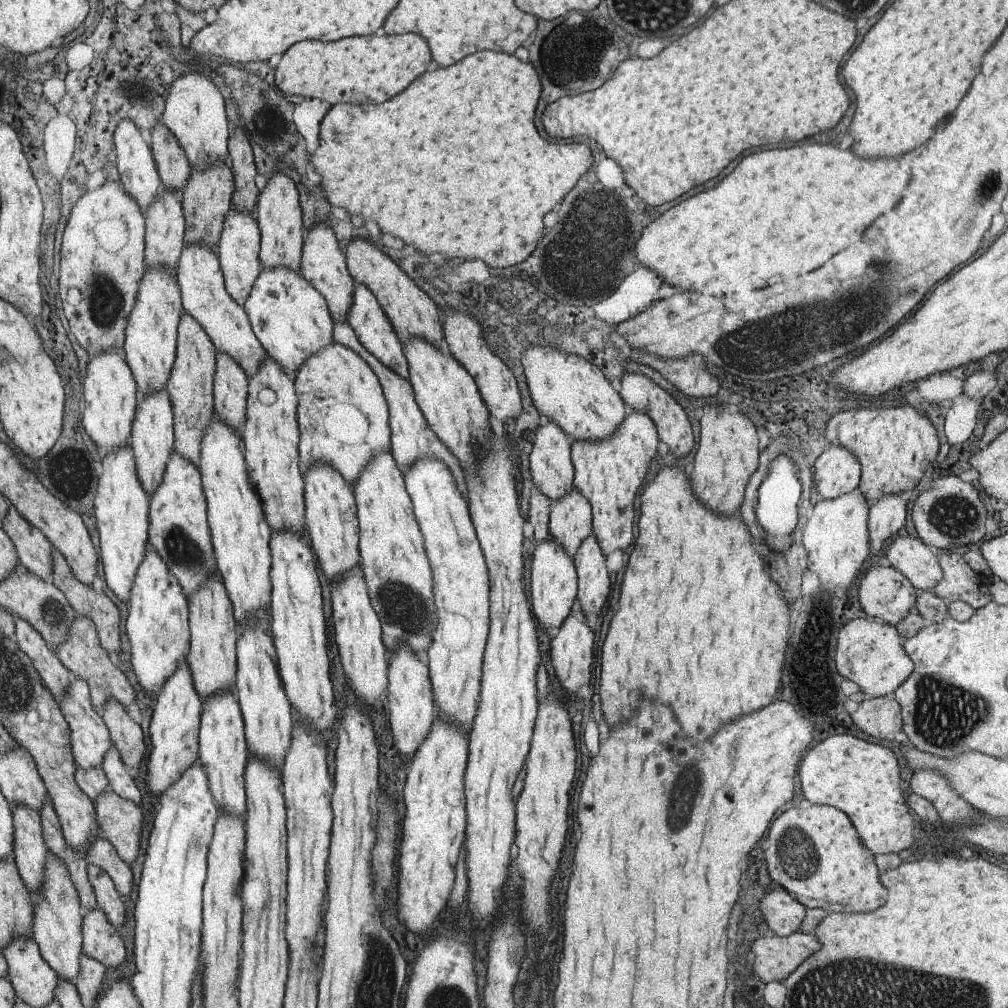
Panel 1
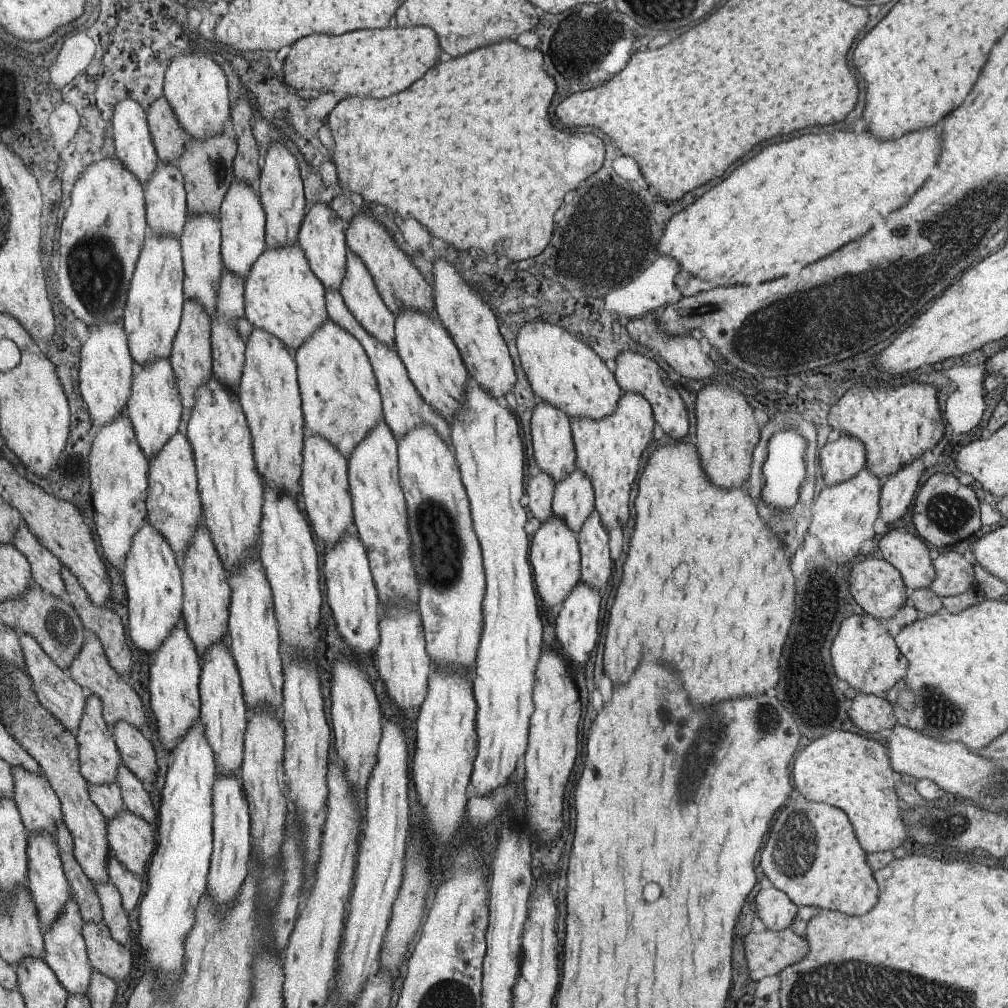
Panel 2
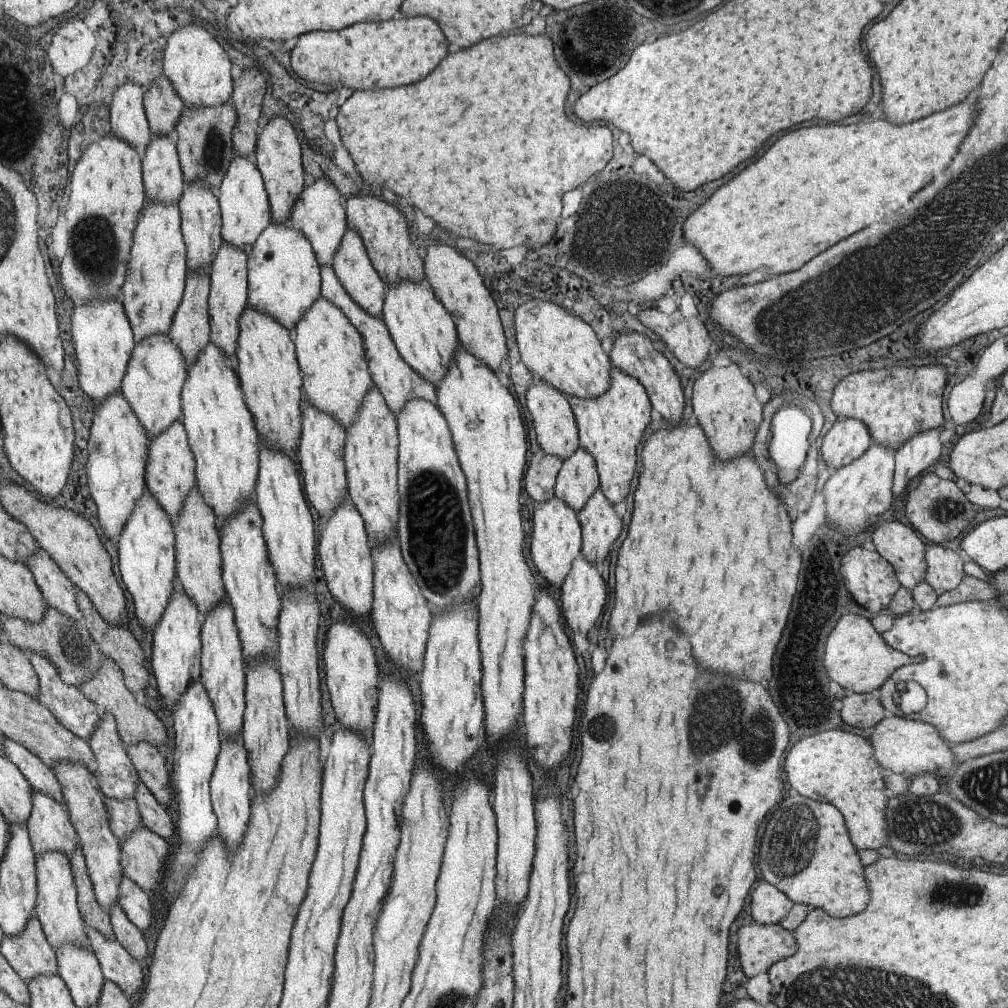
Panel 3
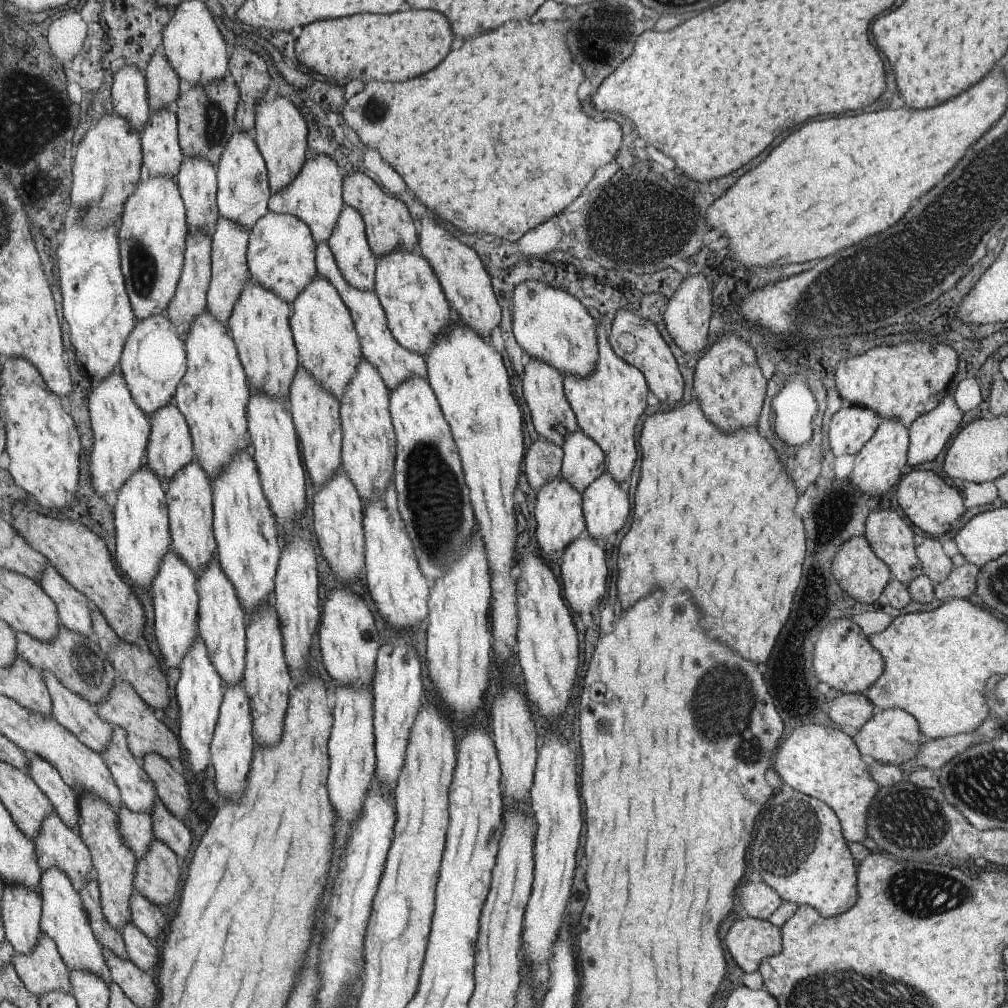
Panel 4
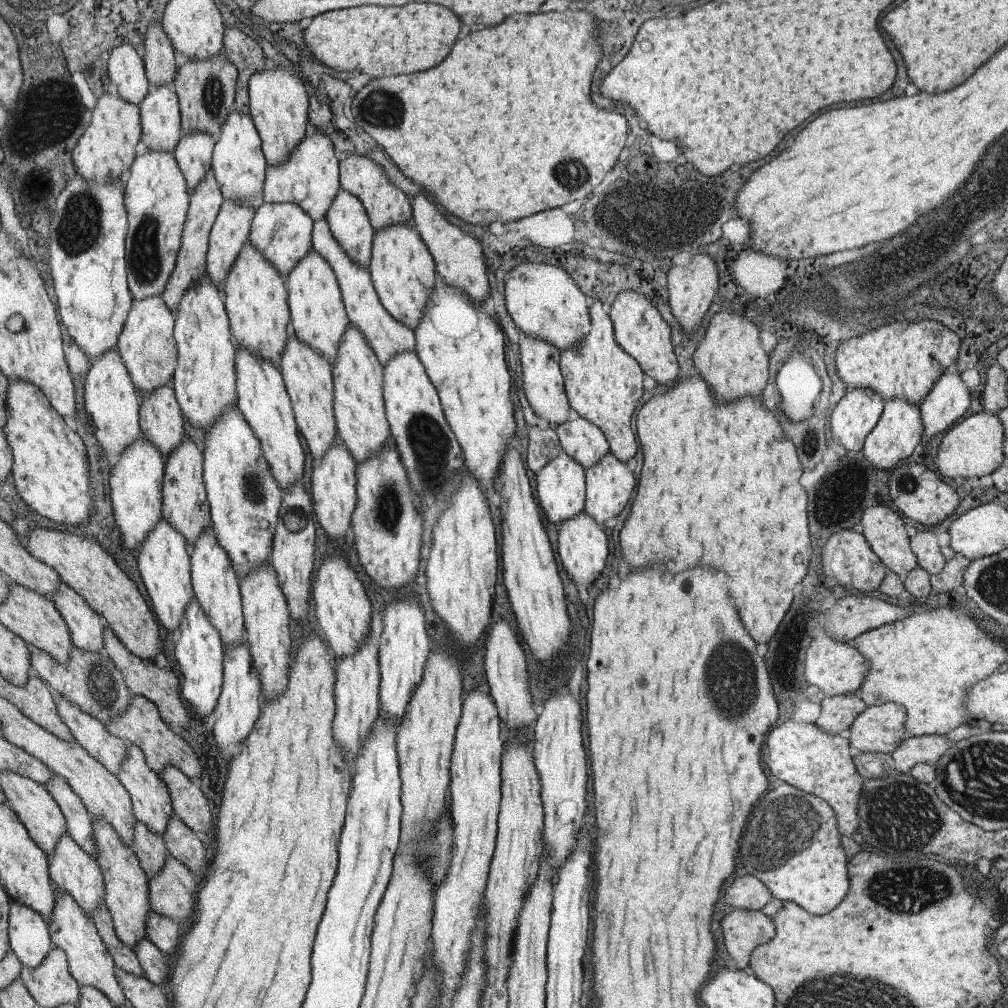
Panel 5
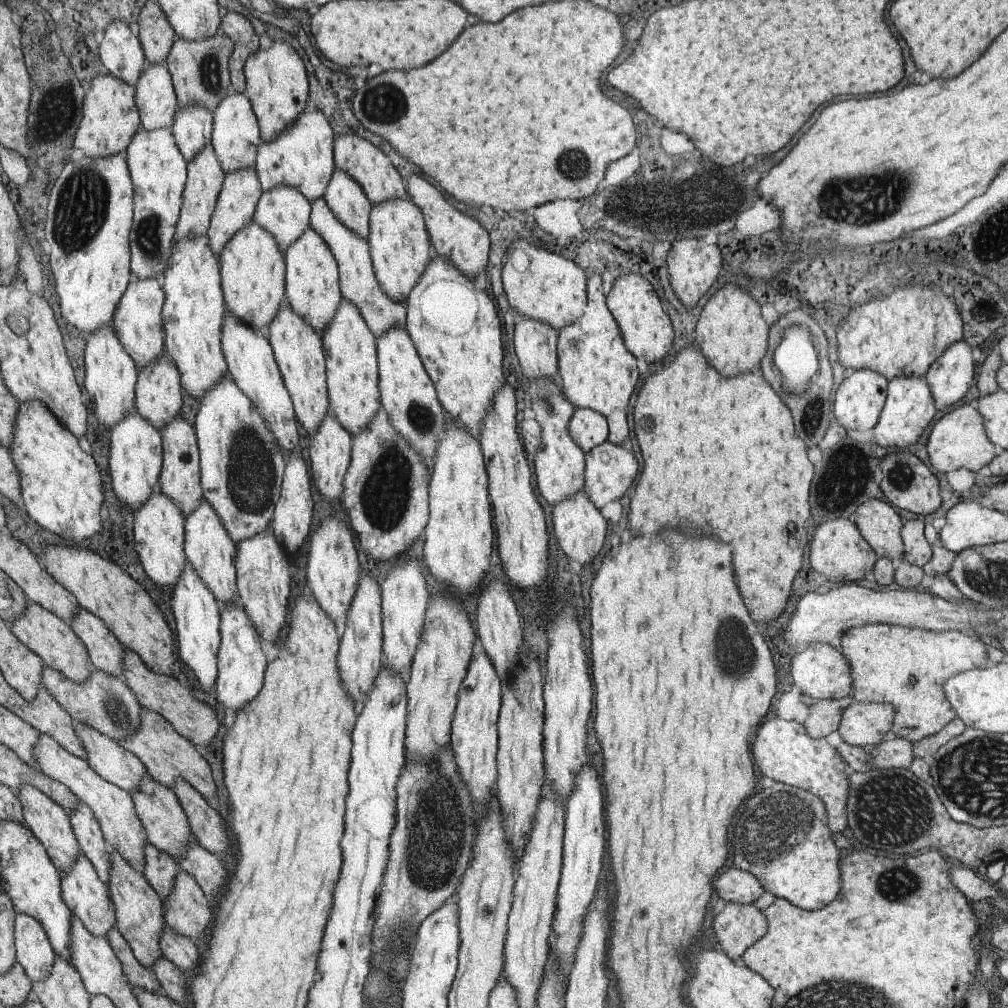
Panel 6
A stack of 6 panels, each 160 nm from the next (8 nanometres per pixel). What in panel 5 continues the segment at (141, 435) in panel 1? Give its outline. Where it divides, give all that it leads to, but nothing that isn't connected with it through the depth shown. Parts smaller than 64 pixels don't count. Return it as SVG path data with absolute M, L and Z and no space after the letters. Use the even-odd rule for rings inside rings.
M161 297L132 299L132 306L120 332L115 350L119 353L132 383L142 396L171 384L178 350L173 338L175 316Z

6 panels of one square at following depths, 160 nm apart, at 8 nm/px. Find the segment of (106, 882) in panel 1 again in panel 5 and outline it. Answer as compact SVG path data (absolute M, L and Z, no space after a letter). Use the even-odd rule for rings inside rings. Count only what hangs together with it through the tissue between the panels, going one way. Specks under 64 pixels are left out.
M143 938L134 946L137 960L147 980L152 984L162 984L167 980L169 958L161 953L151 942Z

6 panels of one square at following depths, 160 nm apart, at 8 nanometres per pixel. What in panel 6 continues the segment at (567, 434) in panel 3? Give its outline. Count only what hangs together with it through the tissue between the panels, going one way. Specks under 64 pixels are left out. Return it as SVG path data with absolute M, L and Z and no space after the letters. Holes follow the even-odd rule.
M512 314L513 348L522 374L529 382L553 379L558 374L556 340L558 334L545 323Z

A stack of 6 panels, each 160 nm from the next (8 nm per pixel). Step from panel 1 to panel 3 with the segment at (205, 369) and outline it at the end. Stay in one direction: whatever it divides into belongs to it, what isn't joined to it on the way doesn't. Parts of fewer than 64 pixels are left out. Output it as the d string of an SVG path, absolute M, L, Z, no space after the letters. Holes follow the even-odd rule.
M187 271L187 280L184 284L181 300L173 315L168 337L179 348L184 357L185 368L188 369L198 358L197 355L208 346L211 340L211 328L208 316L208 295L211 292L211 280L209 274L198 271Z

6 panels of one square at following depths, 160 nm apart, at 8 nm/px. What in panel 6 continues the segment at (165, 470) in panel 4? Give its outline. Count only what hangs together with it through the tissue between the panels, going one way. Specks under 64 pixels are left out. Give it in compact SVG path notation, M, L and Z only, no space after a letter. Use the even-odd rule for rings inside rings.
M162 355L149 367L143 367L136 384L137 414L160 431L181 408L180 373L167 356Z

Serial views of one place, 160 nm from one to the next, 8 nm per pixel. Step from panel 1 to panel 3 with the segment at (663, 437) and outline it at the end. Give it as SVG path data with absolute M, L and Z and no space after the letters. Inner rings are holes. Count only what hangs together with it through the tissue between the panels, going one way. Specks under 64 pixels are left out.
M635 332L619 336L613 341L608 357L613 367L641 383L647 393L650 408L659 412L673 426L681 423L681 410L684 410L685 398L675 372L675 365L671 364L658 350L655 350L646 336Z

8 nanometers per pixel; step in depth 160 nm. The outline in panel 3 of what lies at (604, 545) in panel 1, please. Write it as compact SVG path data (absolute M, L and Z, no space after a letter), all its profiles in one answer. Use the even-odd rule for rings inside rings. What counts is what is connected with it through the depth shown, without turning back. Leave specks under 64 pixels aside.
M612 366L608 389L598 397L592 399L580 399L567 397L575 424L578 430L578 446L592 456L598 474L598 489L612 505L624 500L629 492L631 478L635 474L635 462L637 462L637 444L641 440L641 434L647 433L653 427L649 414L651 414L650 402L643 386L638 380L623 374L618 368Z

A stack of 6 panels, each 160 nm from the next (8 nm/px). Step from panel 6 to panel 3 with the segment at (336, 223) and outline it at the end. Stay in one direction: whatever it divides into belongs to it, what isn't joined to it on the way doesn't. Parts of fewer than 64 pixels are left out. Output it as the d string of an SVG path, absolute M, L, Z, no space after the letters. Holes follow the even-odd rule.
M330 266L321 267L321 296L336 305L359 330L360 336L363 338L363 347L365 357L367 357L368 371L372 377L372 384L380 392L380 395L384 397L385 404L388 405L393 415L399 414L405 403L411 399L421 399L431 404L436 404L435 387L428 381L425 381L412 368L409 368L408 364L405 364L399 350L393 344L384 322L369 316L362 308L359 308L358 304L353 302L352 298L349 298Z

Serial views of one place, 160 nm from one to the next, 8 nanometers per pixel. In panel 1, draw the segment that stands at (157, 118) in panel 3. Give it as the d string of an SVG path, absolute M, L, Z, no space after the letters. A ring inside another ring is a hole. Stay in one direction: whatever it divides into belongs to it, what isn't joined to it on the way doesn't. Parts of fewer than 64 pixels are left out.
M162 122L154 126L150 135L162 186L167 191L179 191L180 194L192 172L183 149Z

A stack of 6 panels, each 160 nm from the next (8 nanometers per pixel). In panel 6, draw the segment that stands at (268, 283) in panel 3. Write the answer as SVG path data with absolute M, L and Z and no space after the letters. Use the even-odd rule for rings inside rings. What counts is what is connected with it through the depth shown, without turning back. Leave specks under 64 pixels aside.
M278 185L262 190L252 222L272 234L281 252L287 251L310 224L309 203L291 187Z

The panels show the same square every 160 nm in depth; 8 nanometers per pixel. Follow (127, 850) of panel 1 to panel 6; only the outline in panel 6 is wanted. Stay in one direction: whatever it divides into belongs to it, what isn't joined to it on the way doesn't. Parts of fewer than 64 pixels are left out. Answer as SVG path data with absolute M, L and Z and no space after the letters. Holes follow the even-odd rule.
M180 870L175 876L173 890L163 898L165 925L175 934L181 934L201 944L206 938L201 936L207 926L211 926L211 908L195 880Z

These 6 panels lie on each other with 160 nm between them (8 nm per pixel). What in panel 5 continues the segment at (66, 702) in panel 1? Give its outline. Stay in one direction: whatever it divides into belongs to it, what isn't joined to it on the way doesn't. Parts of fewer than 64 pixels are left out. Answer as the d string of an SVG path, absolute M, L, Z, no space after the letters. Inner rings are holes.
M133 744L127 745L127 748L124 763L121 764L121 768L116 774L117 780L124 786L131 798L132 814L136 818L136 822L141 822L149 832L161 835L169 822L169 818L174 815L172 798L169 797L165 784L157 778L157 774L153 774L151 769L145 766L144 754L141 753L140 748Z

